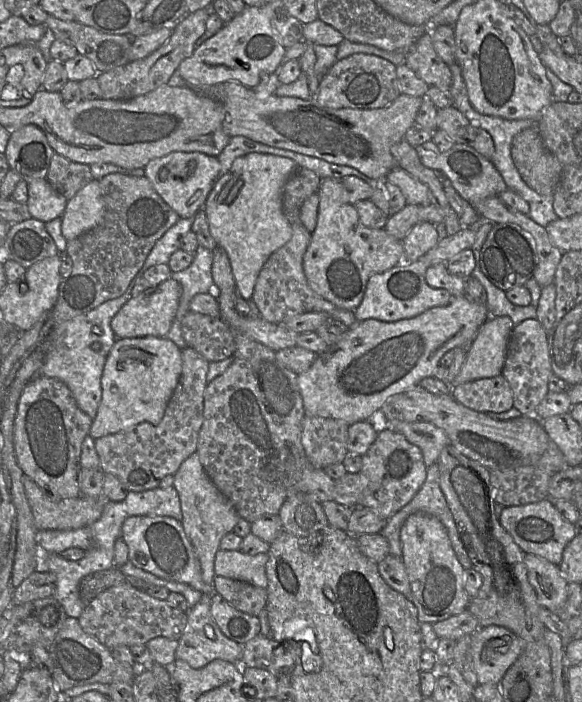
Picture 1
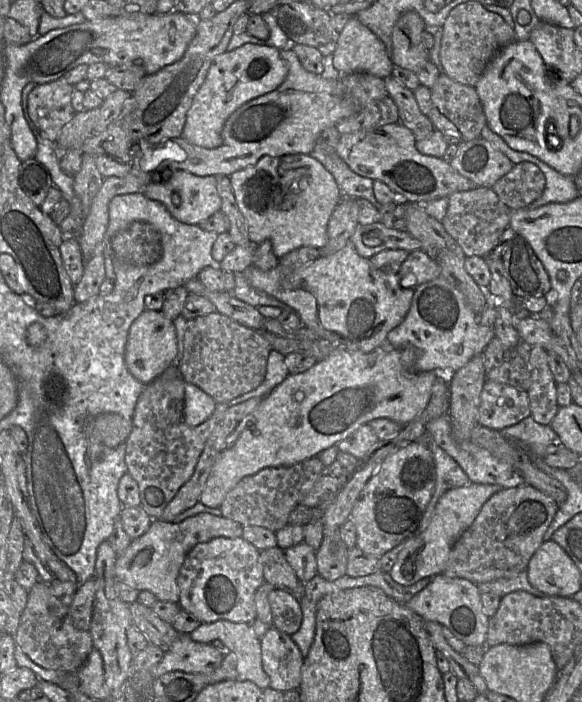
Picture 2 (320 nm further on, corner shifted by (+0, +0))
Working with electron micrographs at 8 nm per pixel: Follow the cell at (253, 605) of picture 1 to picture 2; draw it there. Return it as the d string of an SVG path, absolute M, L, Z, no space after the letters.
M274 588L268 595L272 612L272 626L289 635L297 632L302 623L302 610L293 595L285 590Z

